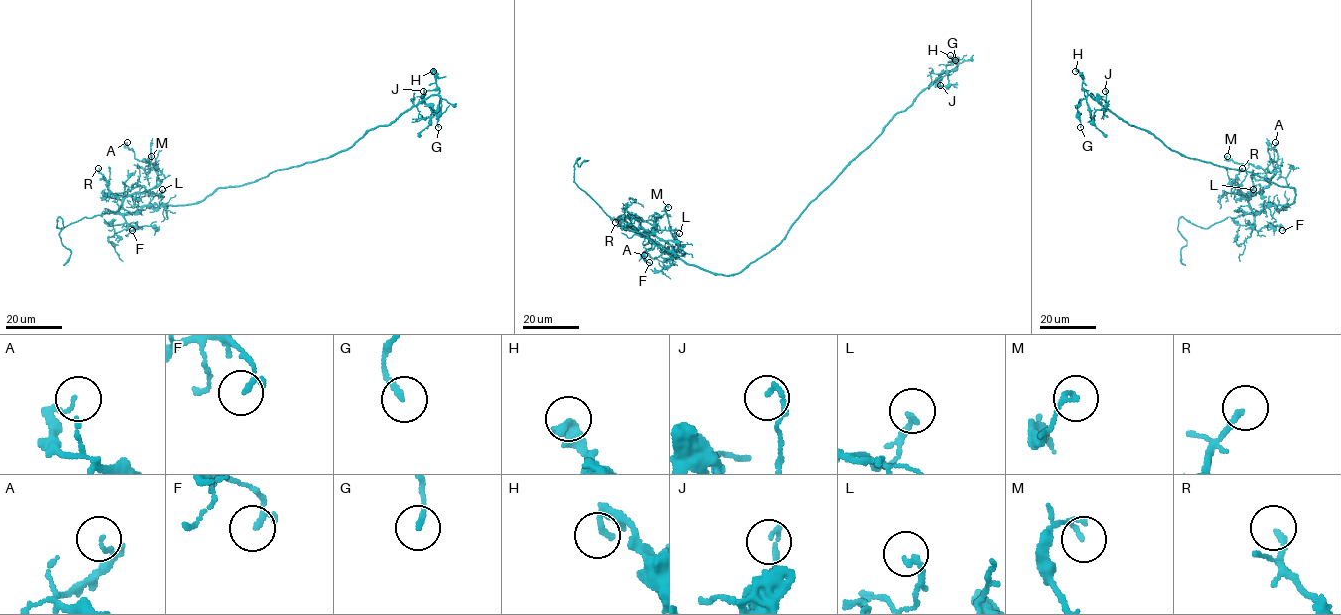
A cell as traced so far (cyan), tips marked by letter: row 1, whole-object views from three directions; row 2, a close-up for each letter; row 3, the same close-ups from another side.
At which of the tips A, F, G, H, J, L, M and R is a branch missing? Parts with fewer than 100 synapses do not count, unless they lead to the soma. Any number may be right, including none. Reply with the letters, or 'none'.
none

